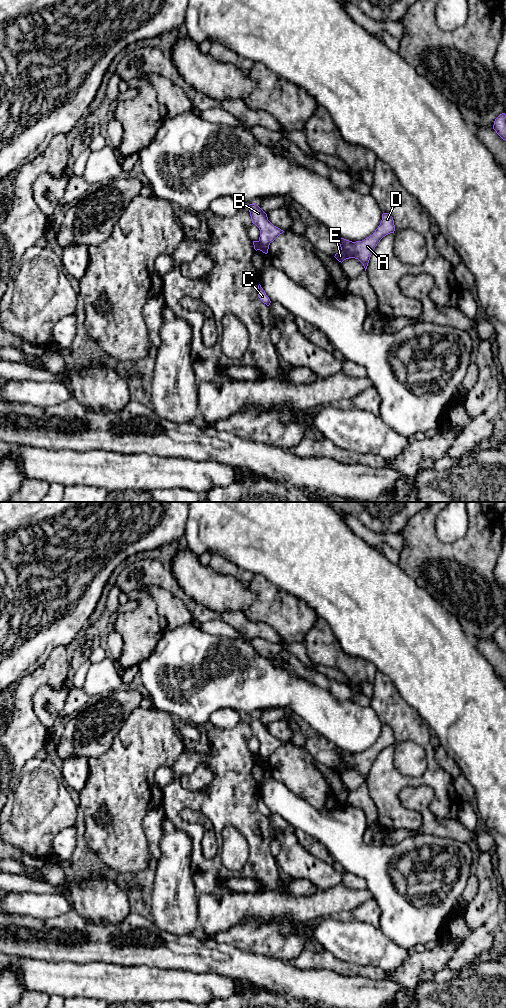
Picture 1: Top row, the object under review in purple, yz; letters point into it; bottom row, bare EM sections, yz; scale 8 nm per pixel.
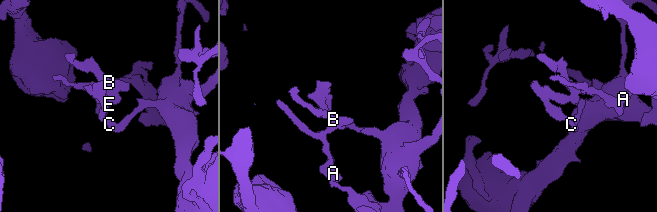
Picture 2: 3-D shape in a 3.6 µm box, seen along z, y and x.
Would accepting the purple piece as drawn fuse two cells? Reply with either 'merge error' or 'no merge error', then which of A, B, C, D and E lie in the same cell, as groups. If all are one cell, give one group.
merge error | A B D E / C

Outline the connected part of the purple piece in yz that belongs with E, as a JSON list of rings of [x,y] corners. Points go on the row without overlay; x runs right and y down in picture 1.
[[[389,725],[382,726],[382,732],[375,744],[362,753],[352,754],[341,749],[337,749],[341,762],[335,766],[335,770],[339,774],[343,774],[349,770],[358,771],[367,781],[370,769],[380,754],[380,752],[390,745],[394,745],[395,737],[393,729]]]

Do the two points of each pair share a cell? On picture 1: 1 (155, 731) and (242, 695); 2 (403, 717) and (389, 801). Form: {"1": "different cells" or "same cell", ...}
{"1": "different cells", "2": "same cell"}

